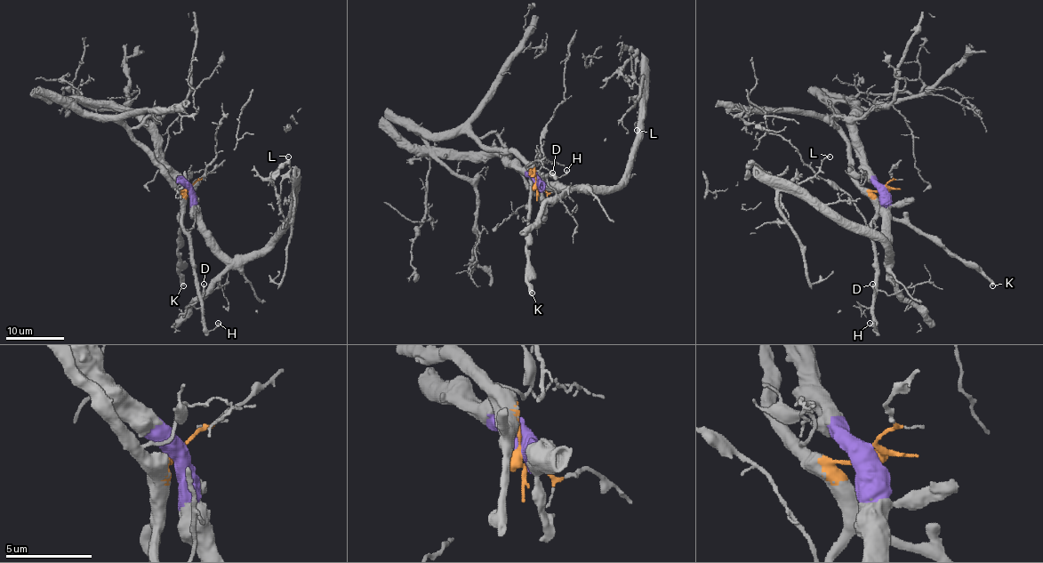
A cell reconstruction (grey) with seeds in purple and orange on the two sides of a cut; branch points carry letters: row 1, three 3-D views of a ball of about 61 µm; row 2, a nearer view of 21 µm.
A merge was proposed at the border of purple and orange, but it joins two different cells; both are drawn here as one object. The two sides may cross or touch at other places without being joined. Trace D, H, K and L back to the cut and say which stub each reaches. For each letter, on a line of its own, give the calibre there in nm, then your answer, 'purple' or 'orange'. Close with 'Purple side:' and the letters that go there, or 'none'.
D: calibre 110 nm; orange
H: calibre 170 nm; orange
K: calibre 460 nm; orange
L: calibre 150 nm; purple
Purple side: L

